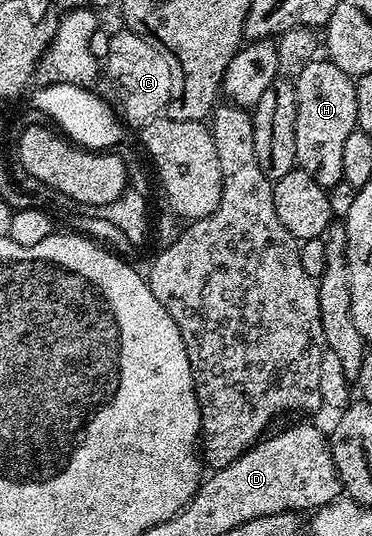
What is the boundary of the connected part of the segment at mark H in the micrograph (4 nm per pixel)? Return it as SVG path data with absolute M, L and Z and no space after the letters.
M317 57L294 76L296 85L296 120L294 121L294 149L296 167L305 171L325 189L344 182L342 152L346 137L356 126L356 85L348 75L327 57Z

